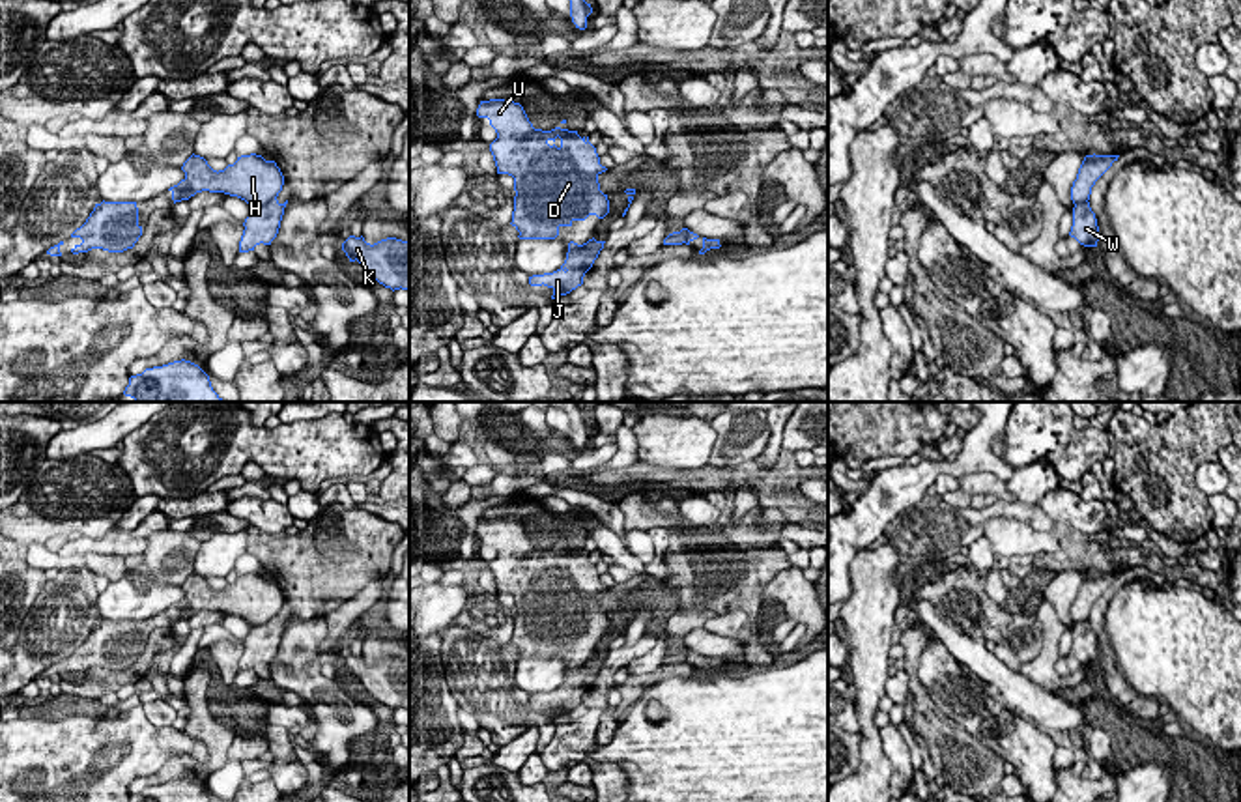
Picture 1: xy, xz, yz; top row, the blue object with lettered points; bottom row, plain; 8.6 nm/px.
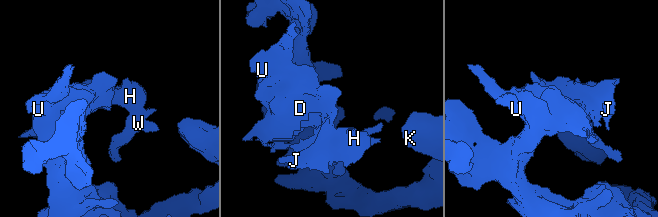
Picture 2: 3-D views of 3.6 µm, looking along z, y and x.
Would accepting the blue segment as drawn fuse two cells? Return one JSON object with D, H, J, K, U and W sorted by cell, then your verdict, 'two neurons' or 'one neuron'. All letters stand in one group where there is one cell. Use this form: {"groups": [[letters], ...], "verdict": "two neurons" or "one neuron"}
{"groups": [["D", "H", "J", "K", "U"], ["W"]], "verdict": "two neurons"}

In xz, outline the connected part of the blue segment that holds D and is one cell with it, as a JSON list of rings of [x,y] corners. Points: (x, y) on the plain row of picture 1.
[[[505,518],[480,520],[477,535],[488,537],[497,551],[497,557],[490,563],[497,593],[514,596],[516,615],[510,643],[520,651],[520,658],[555,658],[561,645],[572,645],[574,639],[585,639],[589,634],[604,637],[609,632],[607,613],[600,609],[598,602],[598,594],[607,587],[600,583],[596,566],[589,561],[589,555],[581,557],[578,550],[561,546],[551,550],[535,548],[523,525]]]

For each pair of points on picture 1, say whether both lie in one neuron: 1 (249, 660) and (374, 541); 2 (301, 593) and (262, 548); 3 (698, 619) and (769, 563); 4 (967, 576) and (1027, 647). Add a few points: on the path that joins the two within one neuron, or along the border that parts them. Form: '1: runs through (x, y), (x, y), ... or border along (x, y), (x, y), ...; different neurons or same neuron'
1: runs through (275, 627), (341, 559); same neuron
2: runs through (296, 582), (273, 559); same neuron
3: border along (677, 610), (713, 610), (716, 614); different neurons
4: runs through (970, 595), (1008, 629); same neuron

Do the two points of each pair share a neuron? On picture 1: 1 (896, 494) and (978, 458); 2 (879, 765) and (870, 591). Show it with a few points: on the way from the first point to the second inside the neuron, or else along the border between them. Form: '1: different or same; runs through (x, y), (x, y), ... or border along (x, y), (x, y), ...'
1: same; runs through (916, 479), (935, 468), (957, 468)
2: same; runs through (868, 722), (870, 634)

